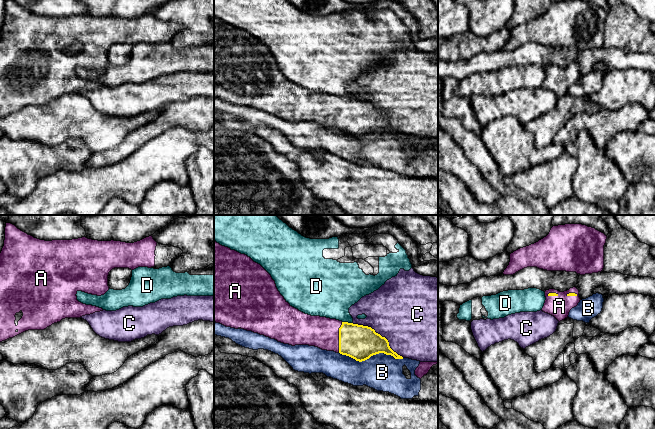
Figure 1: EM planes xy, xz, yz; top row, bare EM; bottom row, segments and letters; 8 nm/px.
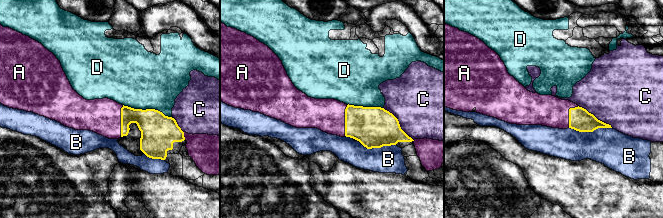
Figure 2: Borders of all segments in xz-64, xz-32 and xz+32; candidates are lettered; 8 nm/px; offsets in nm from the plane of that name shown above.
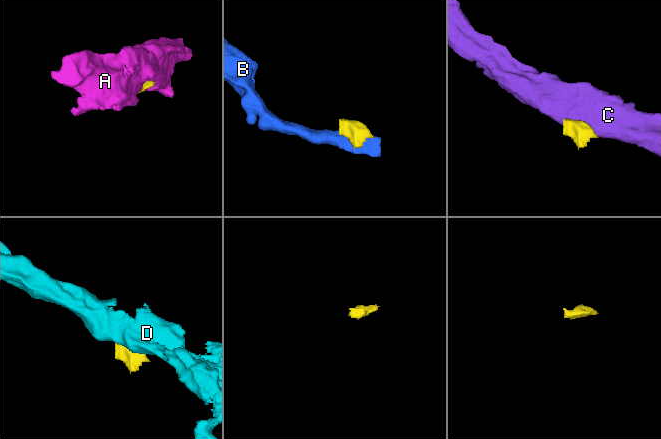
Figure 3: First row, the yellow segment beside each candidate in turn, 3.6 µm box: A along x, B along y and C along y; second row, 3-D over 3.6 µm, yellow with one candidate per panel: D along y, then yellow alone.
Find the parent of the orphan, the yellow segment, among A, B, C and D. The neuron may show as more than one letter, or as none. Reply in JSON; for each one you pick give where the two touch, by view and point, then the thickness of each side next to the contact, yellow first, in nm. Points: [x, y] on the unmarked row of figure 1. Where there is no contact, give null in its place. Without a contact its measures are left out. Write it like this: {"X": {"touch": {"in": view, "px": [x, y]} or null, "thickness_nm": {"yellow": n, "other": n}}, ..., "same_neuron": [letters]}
{"A": {"touch": {"in": "xz", "px": [339, 113]}, "thickness_nm": {"yellow": 280, "other": 240}}, "same_neuron": ["A"]}

